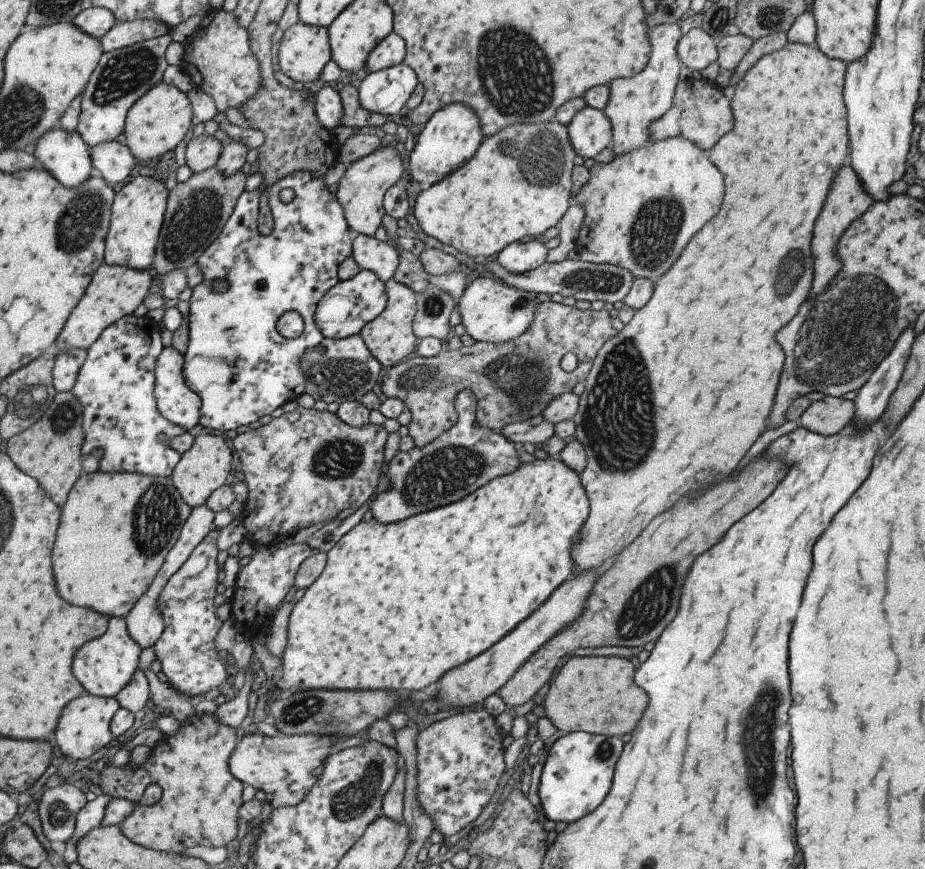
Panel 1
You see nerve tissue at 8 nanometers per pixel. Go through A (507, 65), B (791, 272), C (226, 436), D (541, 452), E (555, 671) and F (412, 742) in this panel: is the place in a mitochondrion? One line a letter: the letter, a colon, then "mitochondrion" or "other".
A: mitochondrion
B: mitochondrion
C: other
D: other
E: other
F: other

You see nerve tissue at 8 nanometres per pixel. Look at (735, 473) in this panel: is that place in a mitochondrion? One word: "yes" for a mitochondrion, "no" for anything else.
no

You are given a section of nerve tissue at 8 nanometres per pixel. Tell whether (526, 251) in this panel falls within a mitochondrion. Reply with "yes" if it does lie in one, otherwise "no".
no

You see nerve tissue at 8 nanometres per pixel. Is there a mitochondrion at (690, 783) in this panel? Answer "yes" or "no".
no

